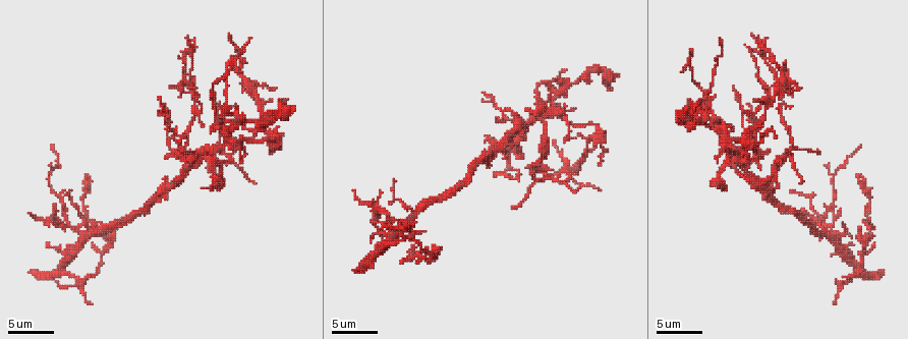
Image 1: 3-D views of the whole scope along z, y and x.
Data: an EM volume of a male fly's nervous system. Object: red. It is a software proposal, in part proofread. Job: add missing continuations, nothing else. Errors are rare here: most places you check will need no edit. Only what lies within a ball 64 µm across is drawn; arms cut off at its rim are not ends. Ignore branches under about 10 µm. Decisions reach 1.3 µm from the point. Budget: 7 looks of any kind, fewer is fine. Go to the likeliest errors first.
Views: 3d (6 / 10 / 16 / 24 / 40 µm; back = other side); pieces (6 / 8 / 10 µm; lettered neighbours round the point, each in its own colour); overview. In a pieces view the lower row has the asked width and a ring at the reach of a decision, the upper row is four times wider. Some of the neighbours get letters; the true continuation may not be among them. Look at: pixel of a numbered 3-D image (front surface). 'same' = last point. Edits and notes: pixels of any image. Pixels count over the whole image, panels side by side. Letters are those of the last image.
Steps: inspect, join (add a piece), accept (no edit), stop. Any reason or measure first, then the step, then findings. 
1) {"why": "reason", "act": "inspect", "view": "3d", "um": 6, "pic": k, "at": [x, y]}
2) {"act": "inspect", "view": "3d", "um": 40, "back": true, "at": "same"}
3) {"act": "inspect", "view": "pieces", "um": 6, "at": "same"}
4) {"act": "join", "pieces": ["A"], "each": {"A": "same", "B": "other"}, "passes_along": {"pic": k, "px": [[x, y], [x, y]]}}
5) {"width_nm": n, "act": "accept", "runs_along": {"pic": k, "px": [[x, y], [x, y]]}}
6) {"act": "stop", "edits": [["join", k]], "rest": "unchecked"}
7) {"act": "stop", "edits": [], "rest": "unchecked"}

{"why": "an open end", "act": "inspect", "view": "pieces", "um": 10, "pic": 1, "at": [243, 49]}

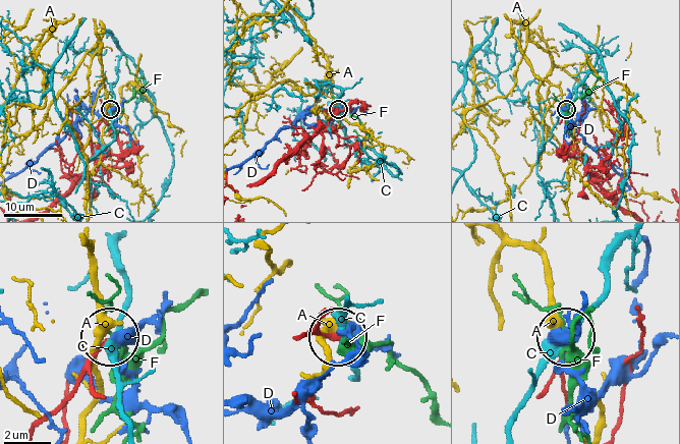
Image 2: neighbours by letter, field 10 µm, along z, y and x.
{"act": "accept", "each": {"A": "other", "C": "other", "D": "other", "F": "other"}, "found": "none of them fits"}

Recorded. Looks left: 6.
{"why": "branch stops here", "act": "inspect", "view": "pieces", "um": 6, "pic": 1, "at": [753, 34]}

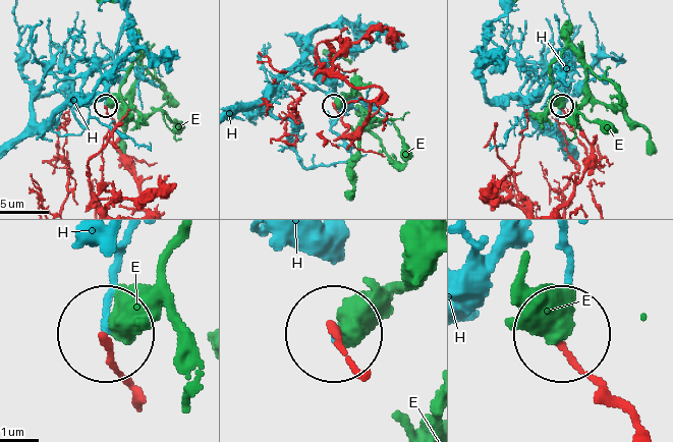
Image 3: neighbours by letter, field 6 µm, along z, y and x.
{"act": "accept", "each": {"E": "other", "H": "other"}, "found": "none of them fits"}

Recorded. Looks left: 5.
{"why": "tapers out", "act": "inspect", "view": "pieces", "um": 10, "pic": 1, "at": [395, 178]}

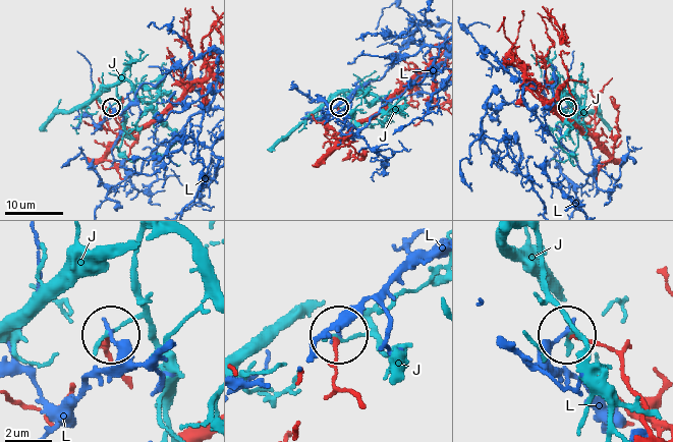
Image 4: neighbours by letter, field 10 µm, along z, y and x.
{"width_nm": 140, "act": "accept", "each": {"J": "other", "L": "other"}, "found": "none of them fits"}

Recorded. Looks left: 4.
{"act": "stop", "edits": [], "rest": "unchecked"}

